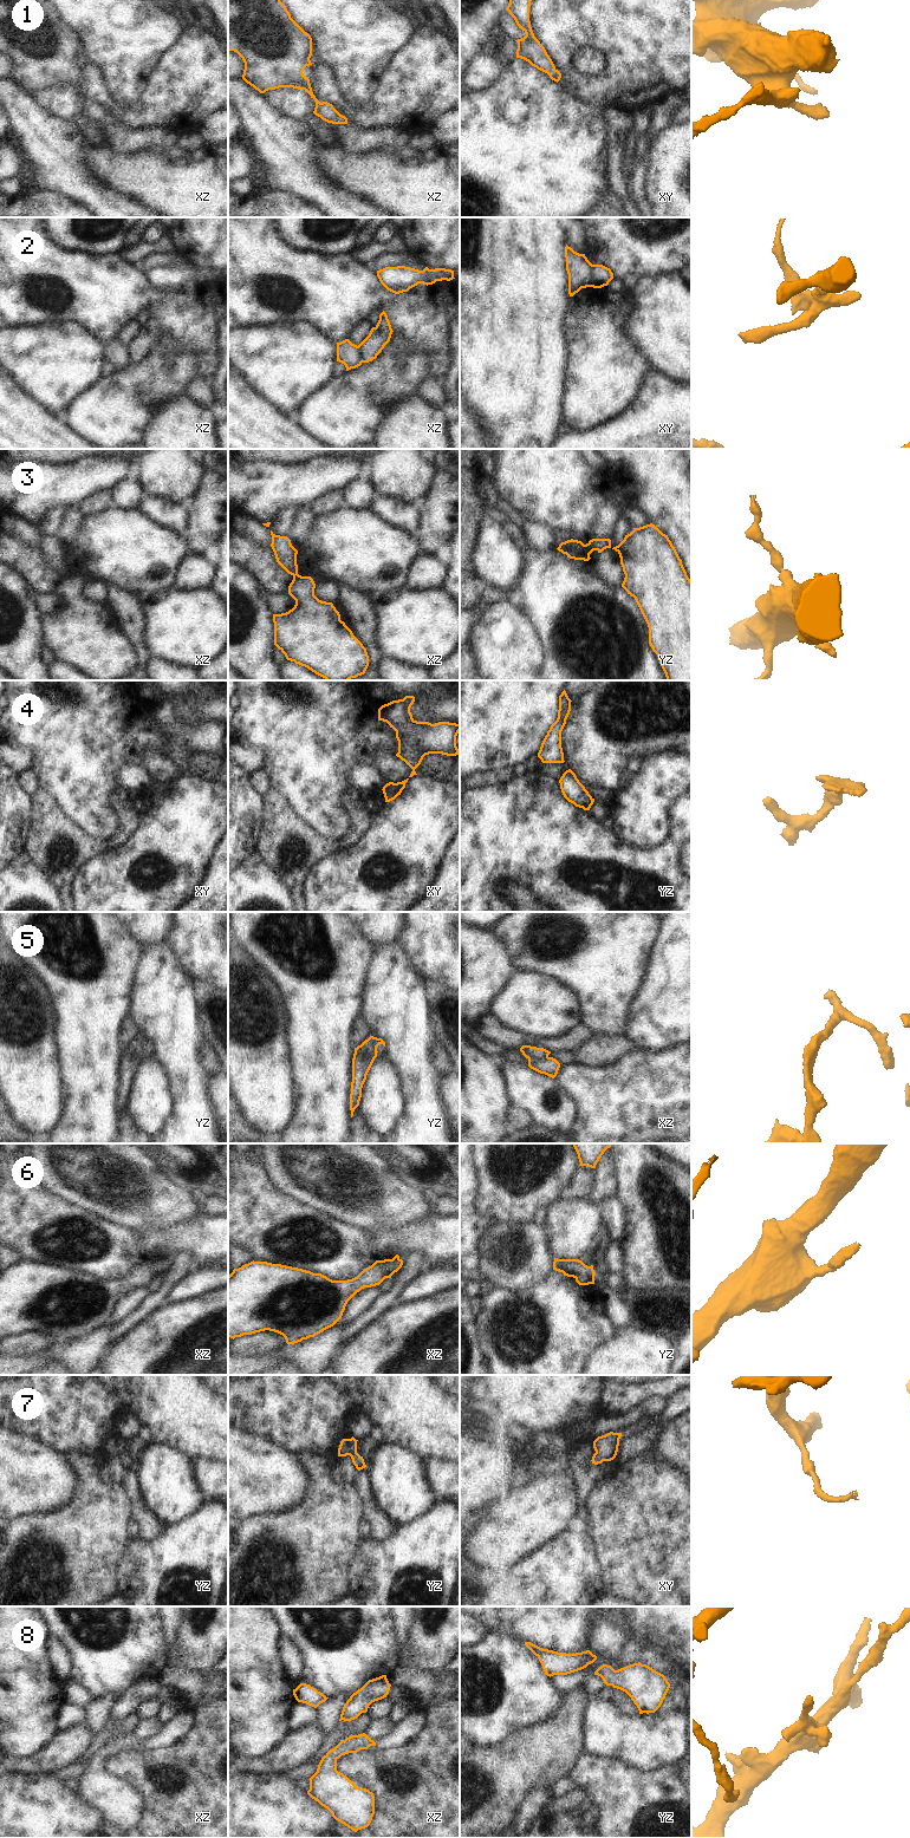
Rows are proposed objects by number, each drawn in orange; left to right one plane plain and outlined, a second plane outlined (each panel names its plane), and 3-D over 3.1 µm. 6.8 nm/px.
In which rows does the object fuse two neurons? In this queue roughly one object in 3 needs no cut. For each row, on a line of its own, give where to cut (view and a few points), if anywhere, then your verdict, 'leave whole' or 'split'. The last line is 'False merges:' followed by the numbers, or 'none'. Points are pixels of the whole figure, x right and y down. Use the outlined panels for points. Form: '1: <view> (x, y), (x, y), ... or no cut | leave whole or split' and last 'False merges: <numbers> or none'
1: no cut | leave whole
2: xy (592, 265), (591, 286) | split
3: yz (584, 545), (590, 553) | split
4: no cut | leave whole
5: xz (547, 1056), (528, 1058) | split
6: yz (593, 1277), (578, 1276), (576, 1278) | split
7: no cut | leave whole
8: no cut | leave whole
False merges: 2, 3, 5, 6

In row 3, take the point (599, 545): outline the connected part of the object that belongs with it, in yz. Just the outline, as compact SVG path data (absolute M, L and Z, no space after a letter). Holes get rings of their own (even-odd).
M592 539L585 546L590 553L592 553L593 550L602 553L604 549L611 548L611 540L610 539Z

